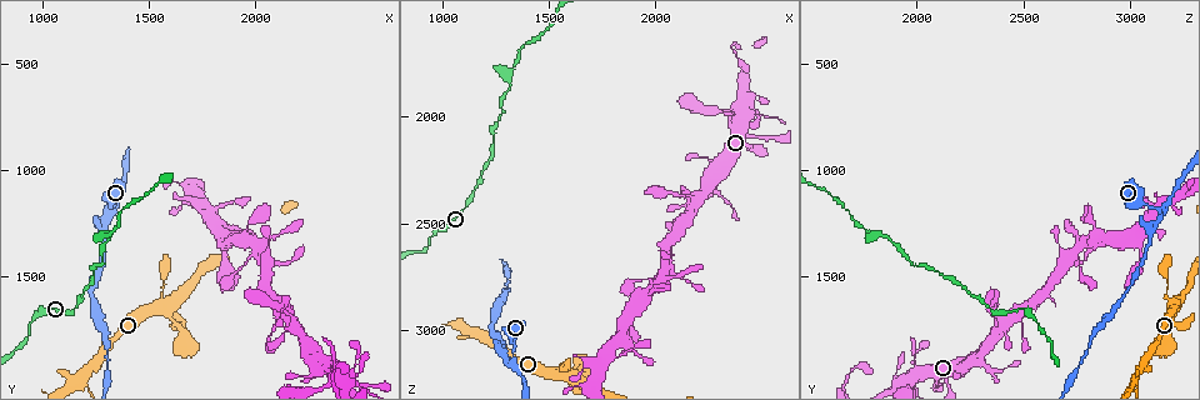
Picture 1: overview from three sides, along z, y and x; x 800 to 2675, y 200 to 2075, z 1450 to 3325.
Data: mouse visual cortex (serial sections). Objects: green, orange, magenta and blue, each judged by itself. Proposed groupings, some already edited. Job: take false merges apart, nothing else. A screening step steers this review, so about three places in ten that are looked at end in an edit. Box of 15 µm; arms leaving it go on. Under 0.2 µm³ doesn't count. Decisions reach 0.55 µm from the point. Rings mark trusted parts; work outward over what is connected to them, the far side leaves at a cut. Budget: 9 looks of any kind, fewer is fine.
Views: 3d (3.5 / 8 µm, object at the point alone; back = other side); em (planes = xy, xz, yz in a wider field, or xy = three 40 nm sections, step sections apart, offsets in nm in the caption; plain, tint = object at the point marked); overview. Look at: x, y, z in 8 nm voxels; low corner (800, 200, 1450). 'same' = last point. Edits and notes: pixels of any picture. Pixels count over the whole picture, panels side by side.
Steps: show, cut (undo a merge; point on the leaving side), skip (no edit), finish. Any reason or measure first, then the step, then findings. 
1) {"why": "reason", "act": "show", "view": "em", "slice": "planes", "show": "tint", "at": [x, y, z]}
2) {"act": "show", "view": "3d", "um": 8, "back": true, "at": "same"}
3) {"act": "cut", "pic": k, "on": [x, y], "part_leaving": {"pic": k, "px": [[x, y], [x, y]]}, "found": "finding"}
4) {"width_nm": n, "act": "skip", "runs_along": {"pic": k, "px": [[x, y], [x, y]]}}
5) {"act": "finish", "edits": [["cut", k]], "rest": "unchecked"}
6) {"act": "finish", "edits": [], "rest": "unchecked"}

{"why": "thick turns thin", "act": "show", "view": "em", "slice": "xy", "step": 5, "show": "tint", "at": [1650, 1740, 3170]}

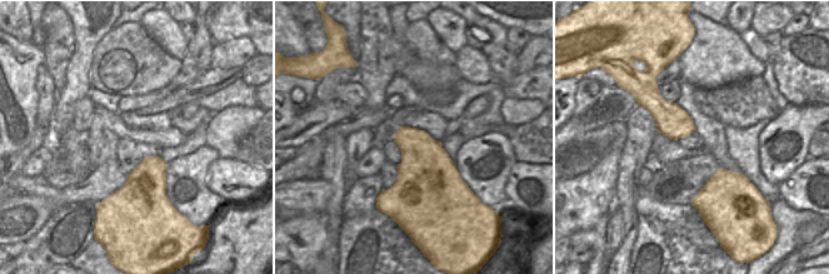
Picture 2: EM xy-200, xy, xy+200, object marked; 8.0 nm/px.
{"why": "wider look", "act": "show", "view": "3d", "um": 3.5, "at": "same"}

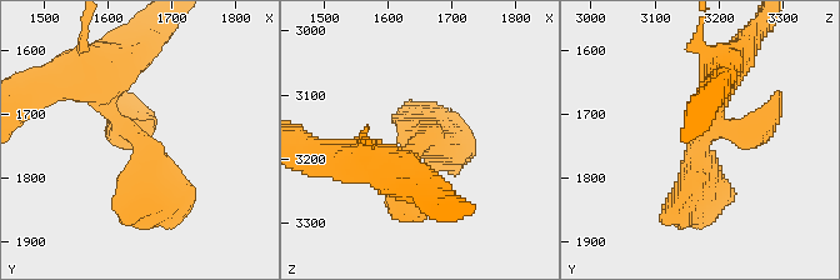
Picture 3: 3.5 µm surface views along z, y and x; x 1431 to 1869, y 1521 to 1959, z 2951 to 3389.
{"width_nm": 420, "act": "skip", "runs_along": {"pic": 3, "px": [[78, 74], [146, 146], [128, 215]]}, "found": "all the same cell"}

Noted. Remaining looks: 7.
{"act": "show", "view": "3d", "um": 8, "back": true, "at": [1150, 1640, 2330]}

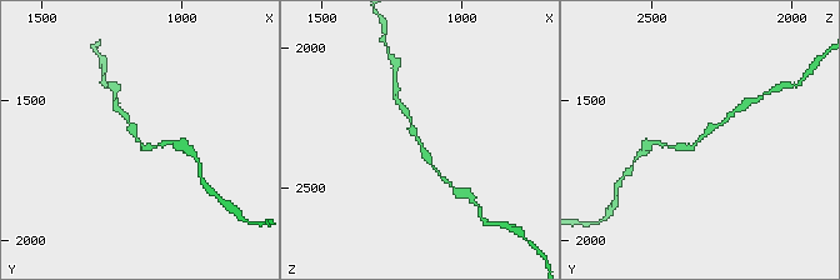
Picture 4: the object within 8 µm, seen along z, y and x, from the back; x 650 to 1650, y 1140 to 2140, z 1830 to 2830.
{"act": "show", "view": "3d", "um": 3.5, "at": [1160, 1640, 2340]}

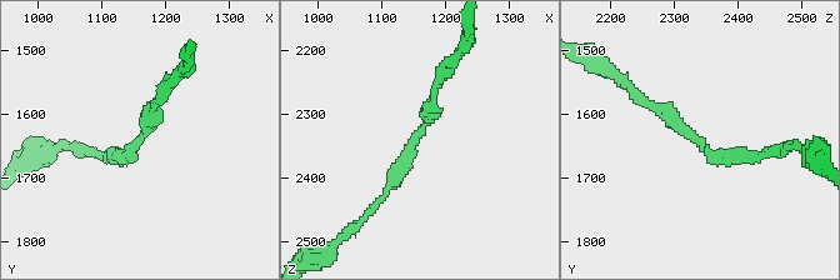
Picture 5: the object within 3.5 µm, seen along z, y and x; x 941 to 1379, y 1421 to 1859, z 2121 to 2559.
{"why": "now the EM", "act": "show", "view": "em", "slice": "xy", "step": 1, "show": "tint", "at": [1155, 1640, 2340]}

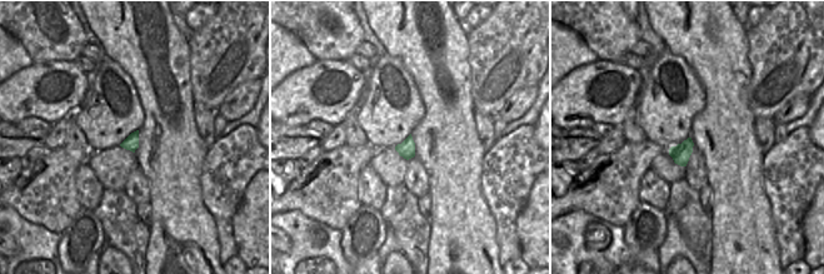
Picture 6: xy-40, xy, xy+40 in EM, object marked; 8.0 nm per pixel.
{"act": "skip", "runs_along": {"pic": 5, "px": [[375, 205], [421, 135], [440, 78]]}, "found": "continuous, no second cell"}

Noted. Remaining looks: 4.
{"why": "thin neck", "act": "show", "view": "3d", "um": 3.5, "at": [1330, 1300, 1860]}

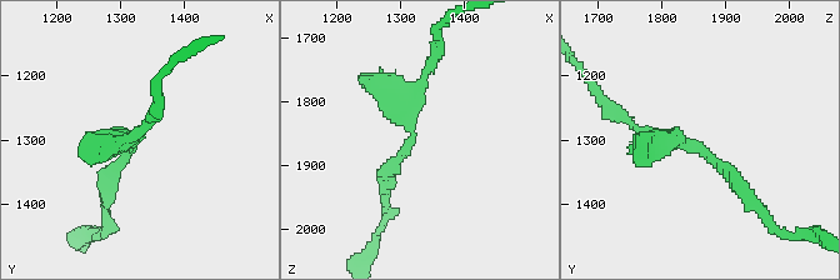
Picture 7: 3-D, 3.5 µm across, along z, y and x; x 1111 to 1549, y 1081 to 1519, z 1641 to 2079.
{"why": "now the EM", "act": "show", "view": "em", "slice": "xy", "step": 3, "show": "tint", "at": [1315, 1310, 1855]}

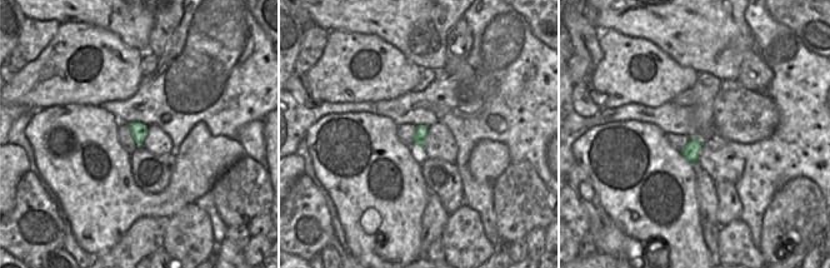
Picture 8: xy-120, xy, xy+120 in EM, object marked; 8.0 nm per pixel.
{"act": "skip", "runs_along": {"pic": 7, "px": [[749, 198], [698, 144], [628, 121]]}, "found": "all the same cell"}

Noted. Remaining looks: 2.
{"act": "show", "view": "3d", "um": 3.5, "at": [1340, 1180, 3150]}

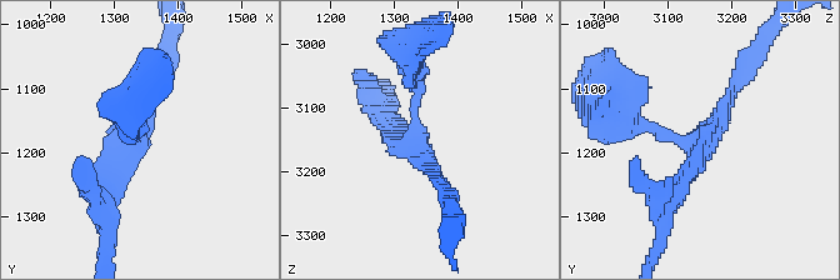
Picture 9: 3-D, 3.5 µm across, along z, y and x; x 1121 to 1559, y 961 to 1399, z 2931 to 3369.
{"why": "now the EM", "act": "show", "view": "em", "slice": "xy", "step": 3, "show": "tint", "at": [1335, 1190, 3140]}

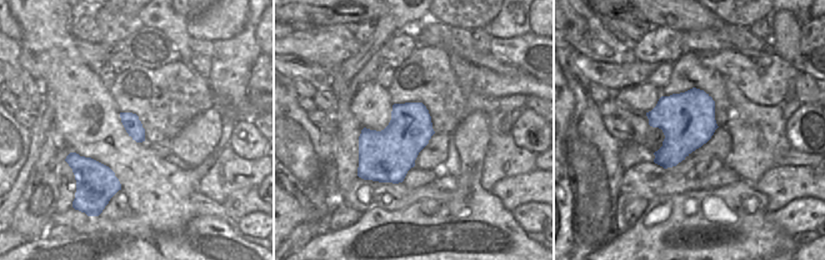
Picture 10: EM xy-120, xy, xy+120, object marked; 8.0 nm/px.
{"arms": 3, "arm_widths_nm": [200, 200, 250], "act": "skip", "runs_along": {"pic": 9, "px": [[621, 121], [698, 148], [666, 213]]}, "found": "all the same cell"}

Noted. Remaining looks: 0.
{"act": "finish", "edits": [], "rest": "unchecked"}

